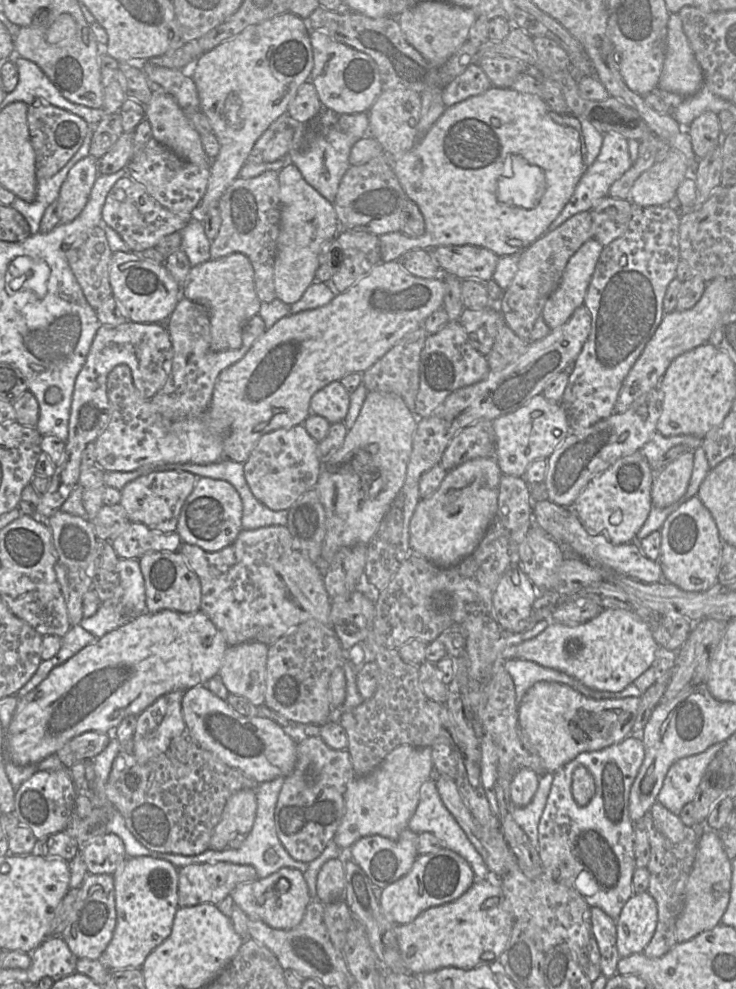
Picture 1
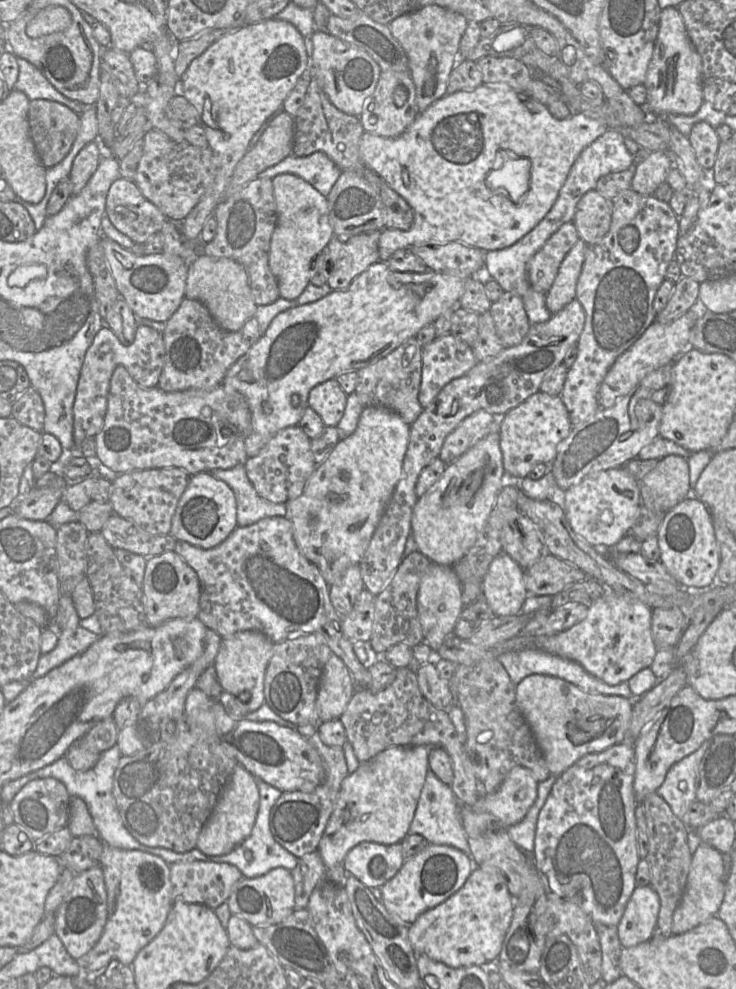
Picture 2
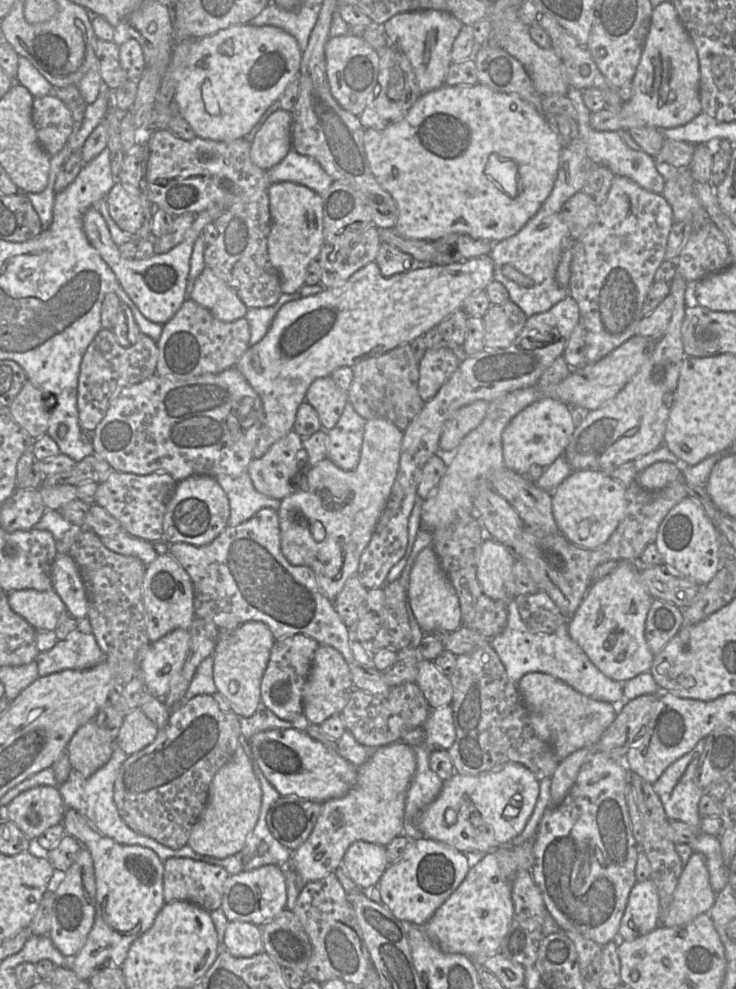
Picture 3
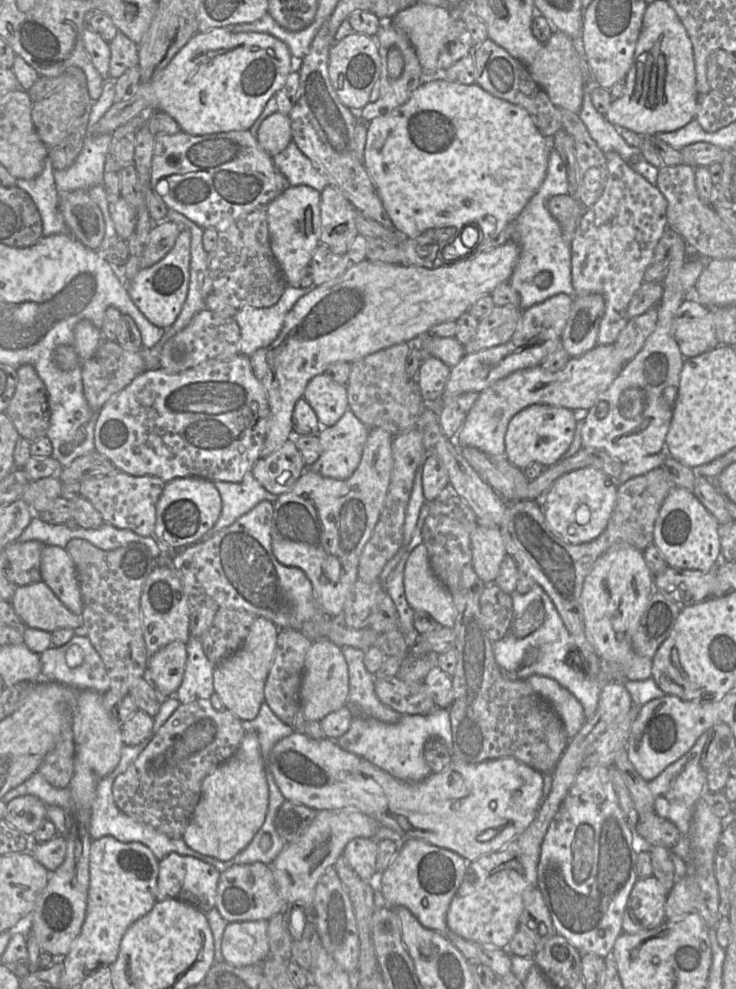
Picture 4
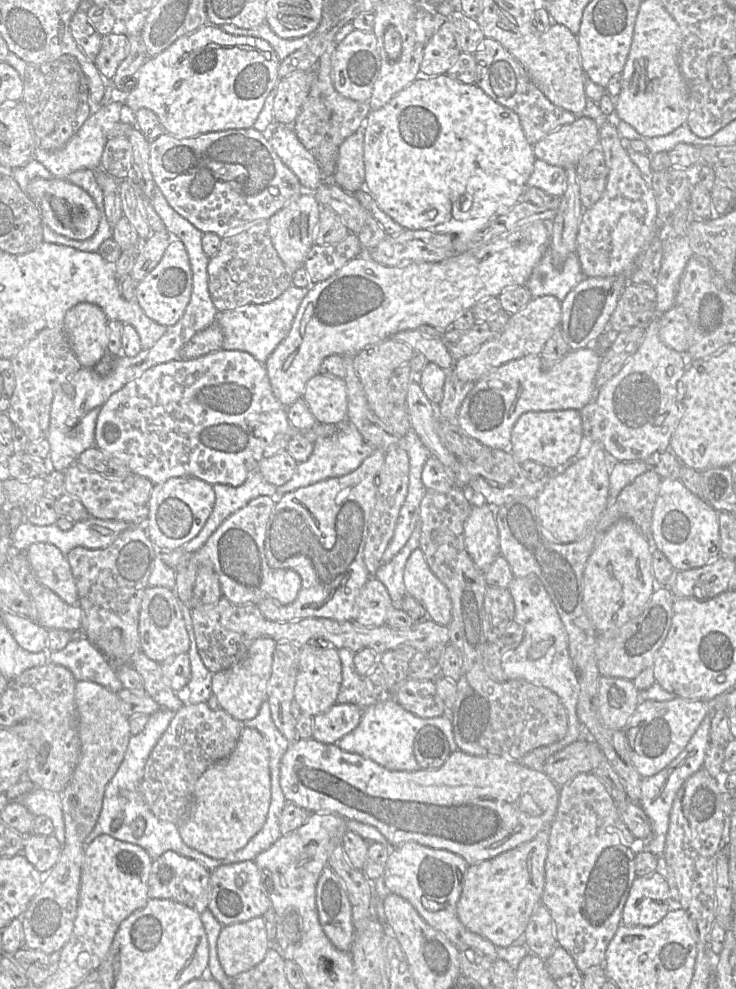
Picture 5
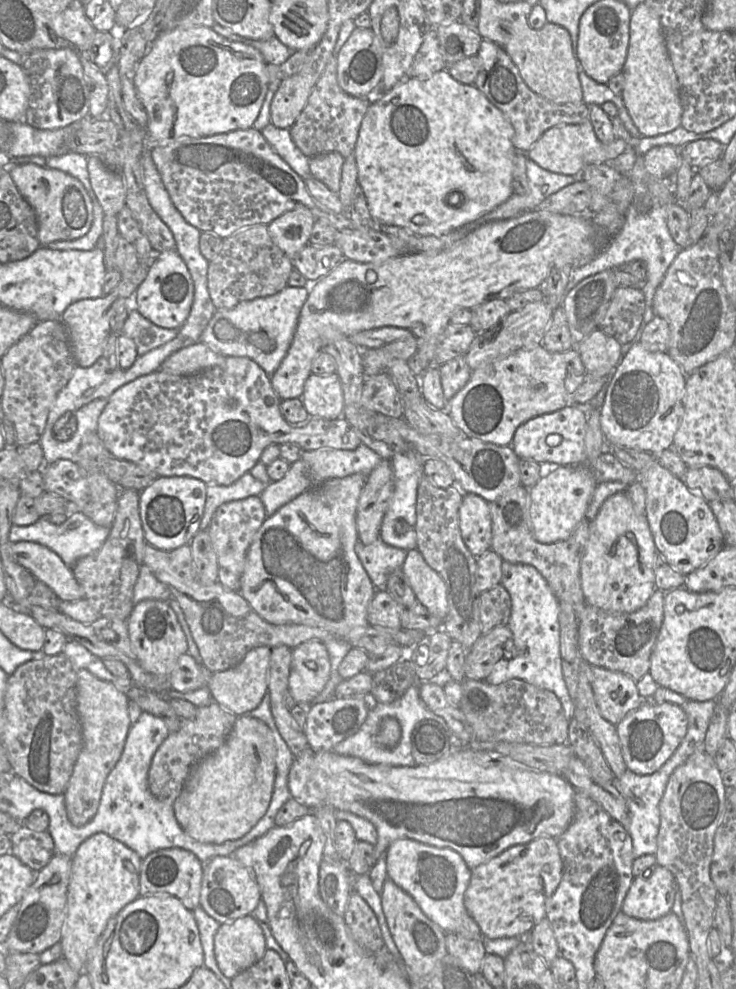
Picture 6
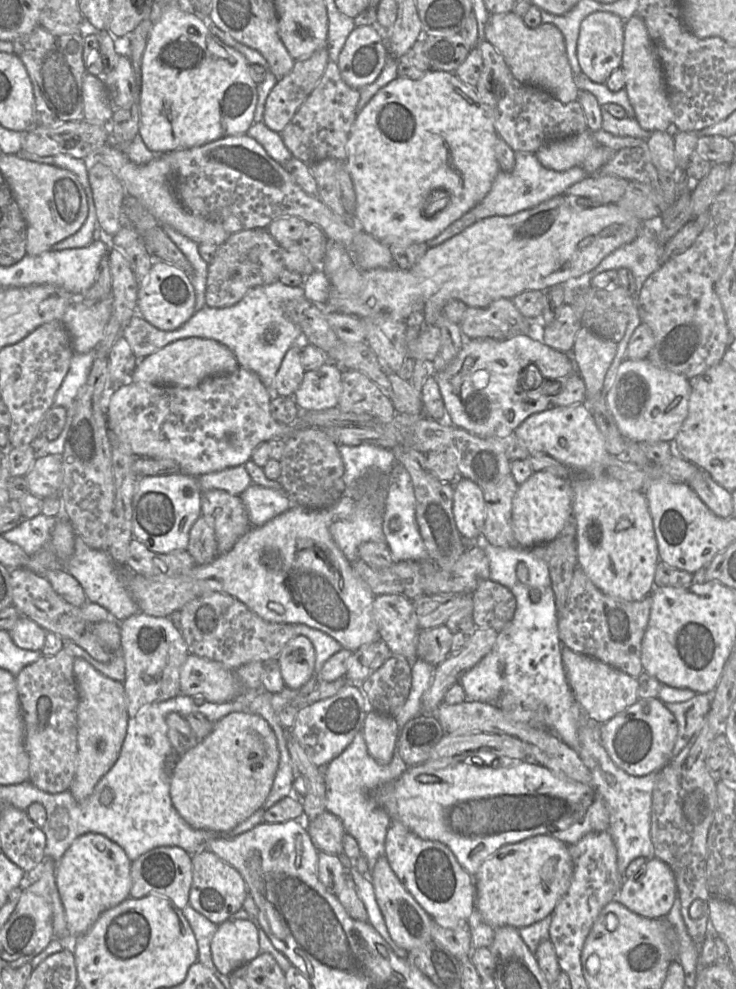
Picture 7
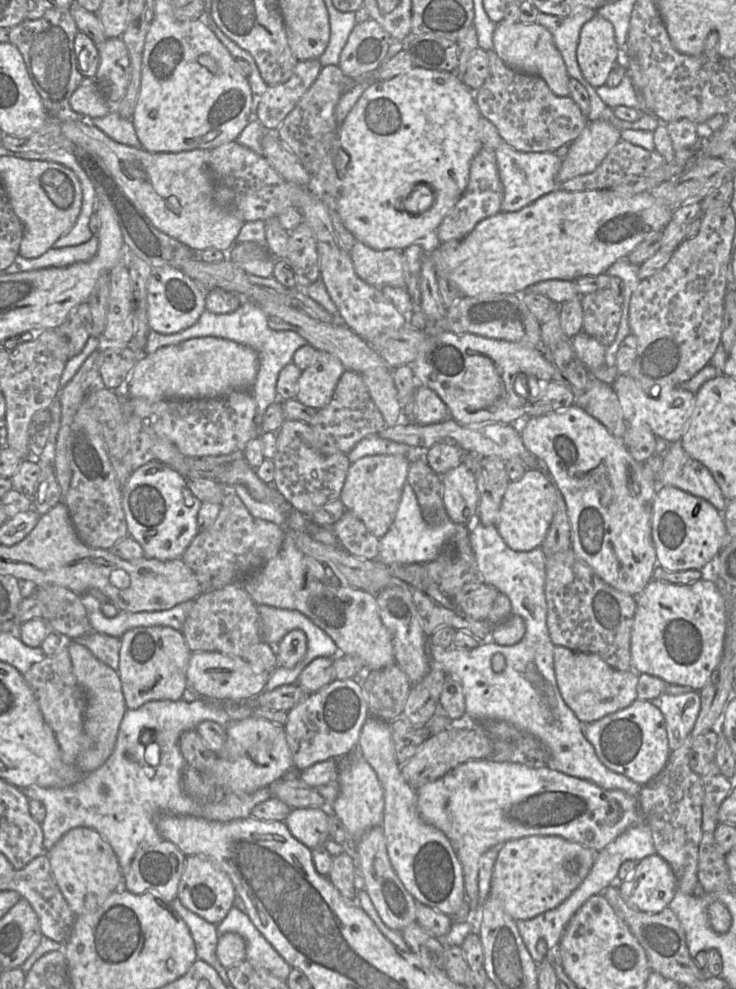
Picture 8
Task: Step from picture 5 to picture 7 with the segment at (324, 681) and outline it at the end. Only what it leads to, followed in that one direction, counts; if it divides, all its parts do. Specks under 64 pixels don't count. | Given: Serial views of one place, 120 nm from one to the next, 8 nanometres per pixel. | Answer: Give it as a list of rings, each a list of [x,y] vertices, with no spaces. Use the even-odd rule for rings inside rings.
[[[304,635],[291,639],[277,657],[285,687],[300,690],[315,676],[315,649]]]

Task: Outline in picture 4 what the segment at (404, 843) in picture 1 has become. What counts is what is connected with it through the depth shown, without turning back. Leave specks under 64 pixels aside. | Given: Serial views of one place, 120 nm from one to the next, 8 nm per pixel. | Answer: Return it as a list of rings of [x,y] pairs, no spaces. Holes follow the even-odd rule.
[[[356,837],[346,844],[342,855],[361,879],[369,881],[377,873],[377,853],[378,841],[372,838]]]

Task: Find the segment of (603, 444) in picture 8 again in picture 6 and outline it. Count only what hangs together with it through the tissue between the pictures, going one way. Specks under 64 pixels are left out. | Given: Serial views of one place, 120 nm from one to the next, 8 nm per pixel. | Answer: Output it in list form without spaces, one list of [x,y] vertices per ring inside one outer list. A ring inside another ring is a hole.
[[[574,404],[524,422],[516,429],[510,446],[519,459],[533,460],[538,464],[555,463],[560,466],[576,466],[586,461],[586,433],[586,413]],[[550,434],[559,434],[562,437],[561,443],[555,447],[549,446],[546,439]],[[626,491],[608,497],[590,522],[590,535],[581,561],[580,578],[586,602],[611,613],[632,613],[646,605],[656,588],[656,559],[660,555],[654,543],[647,516],[636,513]]]

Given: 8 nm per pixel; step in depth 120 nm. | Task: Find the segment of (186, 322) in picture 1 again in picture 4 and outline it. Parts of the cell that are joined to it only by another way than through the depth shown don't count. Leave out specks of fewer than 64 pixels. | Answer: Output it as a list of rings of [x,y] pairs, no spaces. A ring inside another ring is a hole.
[[[204,309],[164,344],[158,367],[169,373],[180,373],[208,360],[229,360],[240,354],[240,338],[240,328],[233,317],[221,317]]]

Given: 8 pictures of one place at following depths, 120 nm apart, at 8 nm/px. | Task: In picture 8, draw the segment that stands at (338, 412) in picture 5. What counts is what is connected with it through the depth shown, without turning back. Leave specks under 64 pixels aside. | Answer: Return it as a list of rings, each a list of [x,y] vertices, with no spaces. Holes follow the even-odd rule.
[[[318,351],[316,360],[302,371],[298,379],[295,399],[316,410],[323,408],[331,401],[344,371],[345,368],[338,358]]]

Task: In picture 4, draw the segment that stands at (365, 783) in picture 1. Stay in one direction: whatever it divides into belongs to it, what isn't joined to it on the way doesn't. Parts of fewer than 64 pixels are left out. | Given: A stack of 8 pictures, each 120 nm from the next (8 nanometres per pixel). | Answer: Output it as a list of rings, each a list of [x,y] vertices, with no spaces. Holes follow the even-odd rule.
[[[356,809],[319,810],[305,832],[292,843],[287,843],[269,865],[280,896],[287,904],[298,904],[313,922],[315,888],[322,875],[333,868],[346,844],[356,837],[372,838],[381,825],[372,817]]]

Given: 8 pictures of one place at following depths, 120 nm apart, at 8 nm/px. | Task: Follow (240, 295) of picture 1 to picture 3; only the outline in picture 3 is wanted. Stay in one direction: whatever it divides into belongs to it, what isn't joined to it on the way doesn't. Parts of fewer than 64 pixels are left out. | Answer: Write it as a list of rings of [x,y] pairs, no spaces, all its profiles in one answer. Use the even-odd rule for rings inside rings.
[[[205,267],[194,282],[189,299],[208,309],[223,322],[233,322],[245,317],[248,307],[224,280]]]

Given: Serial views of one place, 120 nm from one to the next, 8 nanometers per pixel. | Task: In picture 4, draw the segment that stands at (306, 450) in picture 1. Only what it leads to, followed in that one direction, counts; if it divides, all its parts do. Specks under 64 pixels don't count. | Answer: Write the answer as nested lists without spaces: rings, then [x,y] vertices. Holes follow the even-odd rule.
[[[291,438],[269,456],[259,458],[251,473],[267,491],[279,496],[294,486],[306,468],[294,438]]]

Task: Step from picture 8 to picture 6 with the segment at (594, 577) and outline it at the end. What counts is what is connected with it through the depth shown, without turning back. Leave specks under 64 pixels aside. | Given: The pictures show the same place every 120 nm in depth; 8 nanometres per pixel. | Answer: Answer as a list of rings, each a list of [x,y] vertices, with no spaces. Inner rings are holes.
[[[656,589],[646,605],[632,613],[611,613],[587,603],[578,617],[578,646],[583,661],[639,681],[650,671],[651,655],[664,620],[665,593]]]

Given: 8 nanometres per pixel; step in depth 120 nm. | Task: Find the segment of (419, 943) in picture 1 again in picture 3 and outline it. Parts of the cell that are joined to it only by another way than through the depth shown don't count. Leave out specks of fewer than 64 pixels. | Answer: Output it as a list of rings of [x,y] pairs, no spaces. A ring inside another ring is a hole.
[[[534,839],[520,846],[511,843],[482,855],[465,879],[423,926],[429,938],[444,952],[469,958],[500,952],[501,944],[514,919],[512,883],[517,872],[531,870]]]

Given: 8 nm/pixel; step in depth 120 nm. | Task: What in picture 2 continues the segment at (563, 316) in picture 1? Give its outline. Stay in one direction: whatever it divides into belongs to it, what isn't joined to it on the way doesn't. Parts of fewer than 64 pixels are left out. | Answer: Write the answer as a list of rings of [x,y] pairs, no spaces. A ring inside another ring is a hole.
[[[579,239],[563,259],[546,294],[546,307],[552,315],[576,299],[576,285],[585,259],[586,247],[587,244]]]

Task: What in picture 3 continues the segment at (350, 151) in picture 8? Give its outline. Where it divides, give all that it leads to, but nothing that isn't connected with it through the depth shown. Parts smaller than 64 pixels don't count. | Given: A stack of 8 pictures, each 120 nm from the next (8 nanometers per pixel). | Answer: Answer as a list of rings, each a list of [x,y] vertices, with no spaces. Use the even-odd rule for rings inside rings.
[[[476,83],[474,85],[443,85],[438,89],[421,94],[400,121],[383,129],[365,129],[364,150],[370,170],[378,183],[392,196],[398,208],[395,231],[404,238],[436,241],[448,234],[466,234],[475,240],[500,242],[517,234],[537,213],[550,195],[557,178],[562,145],[548,121],[531,103],[517,94],[497,92]]]

